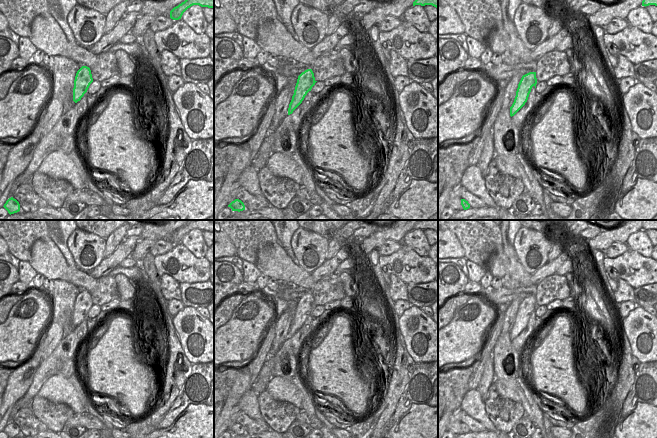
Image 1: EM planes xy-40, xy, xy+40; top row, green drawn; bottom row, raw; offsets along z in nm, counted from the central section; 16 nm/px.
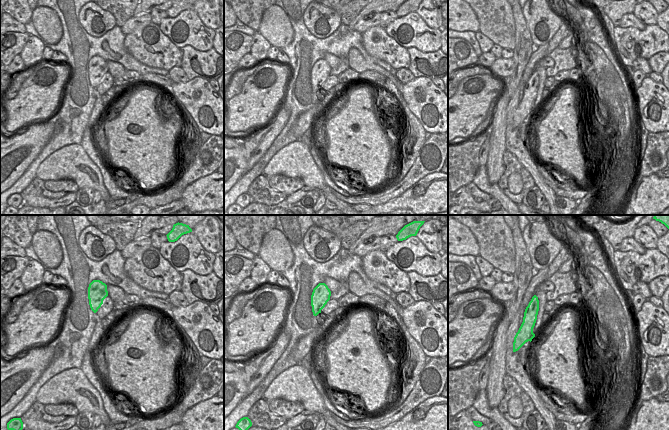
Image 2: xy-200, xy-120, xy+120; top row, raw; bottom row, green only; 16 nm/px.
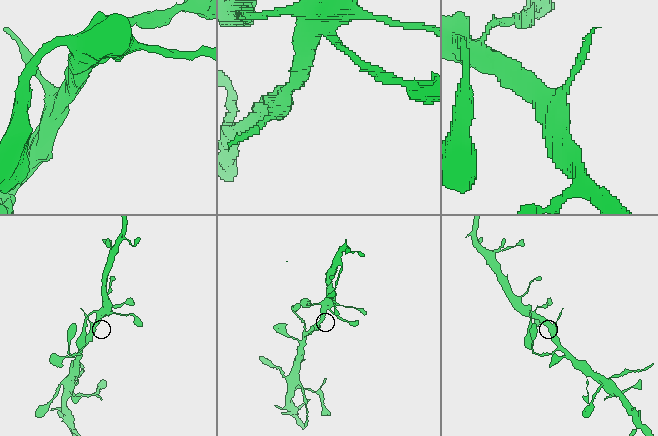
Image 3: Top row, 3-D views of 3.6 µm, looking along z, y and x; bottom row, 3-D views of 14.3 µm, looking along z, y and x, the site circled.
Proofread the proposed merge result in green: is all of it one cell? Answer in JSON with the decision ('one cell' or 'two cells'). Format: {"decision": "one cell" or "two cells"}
{"decision": "one cell"}

